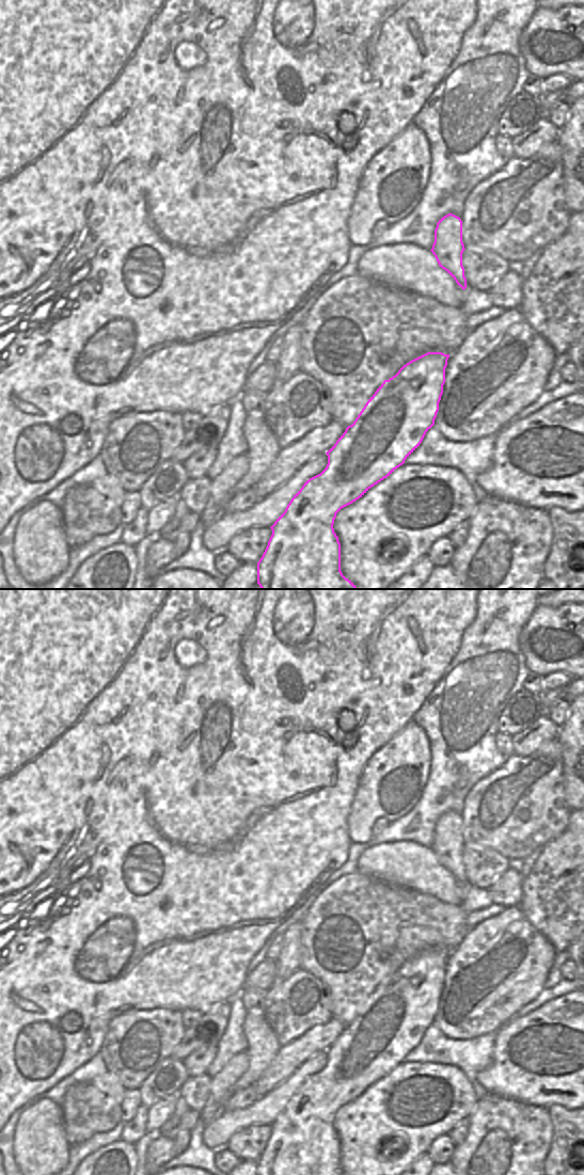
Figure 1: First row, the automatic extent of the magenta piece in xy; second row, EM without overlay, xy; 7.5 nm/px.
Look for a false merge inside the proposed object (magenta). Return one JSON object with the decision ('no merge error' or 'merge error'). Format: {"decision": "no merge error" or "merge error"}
{"decision": "no merge error"}

